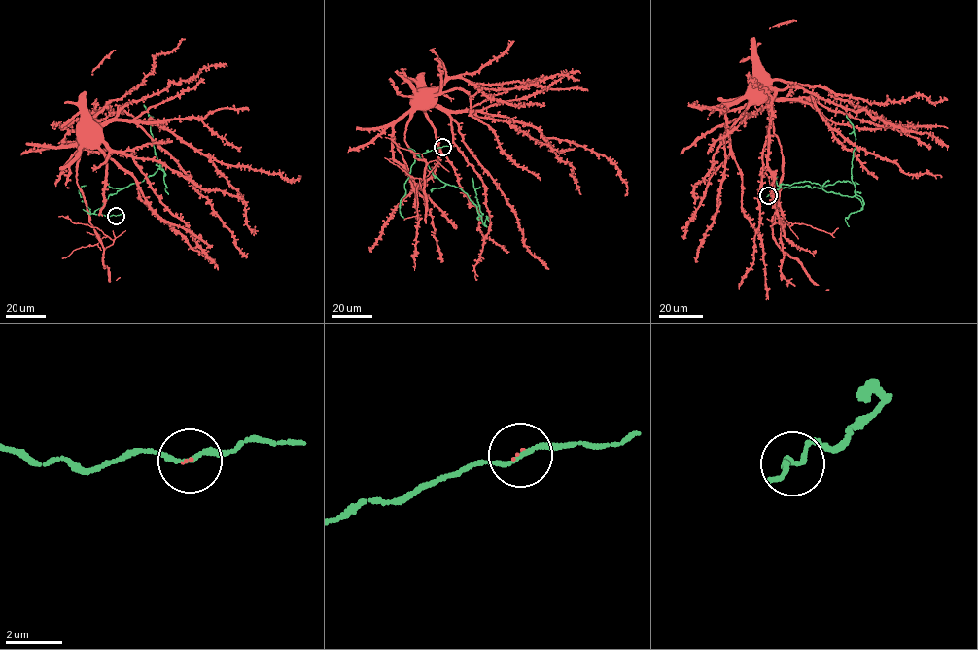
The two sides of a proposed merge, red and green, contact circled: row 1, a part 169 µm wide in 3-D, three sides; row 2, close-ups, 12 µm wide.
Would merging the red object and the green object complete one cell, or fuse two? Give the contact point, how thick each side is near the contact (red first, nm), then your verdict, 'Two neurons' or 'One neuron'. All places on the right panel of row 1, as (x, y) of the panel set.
Place: (768, 195). Thickness 40 nm (red) against 160 nm. Two neurons

